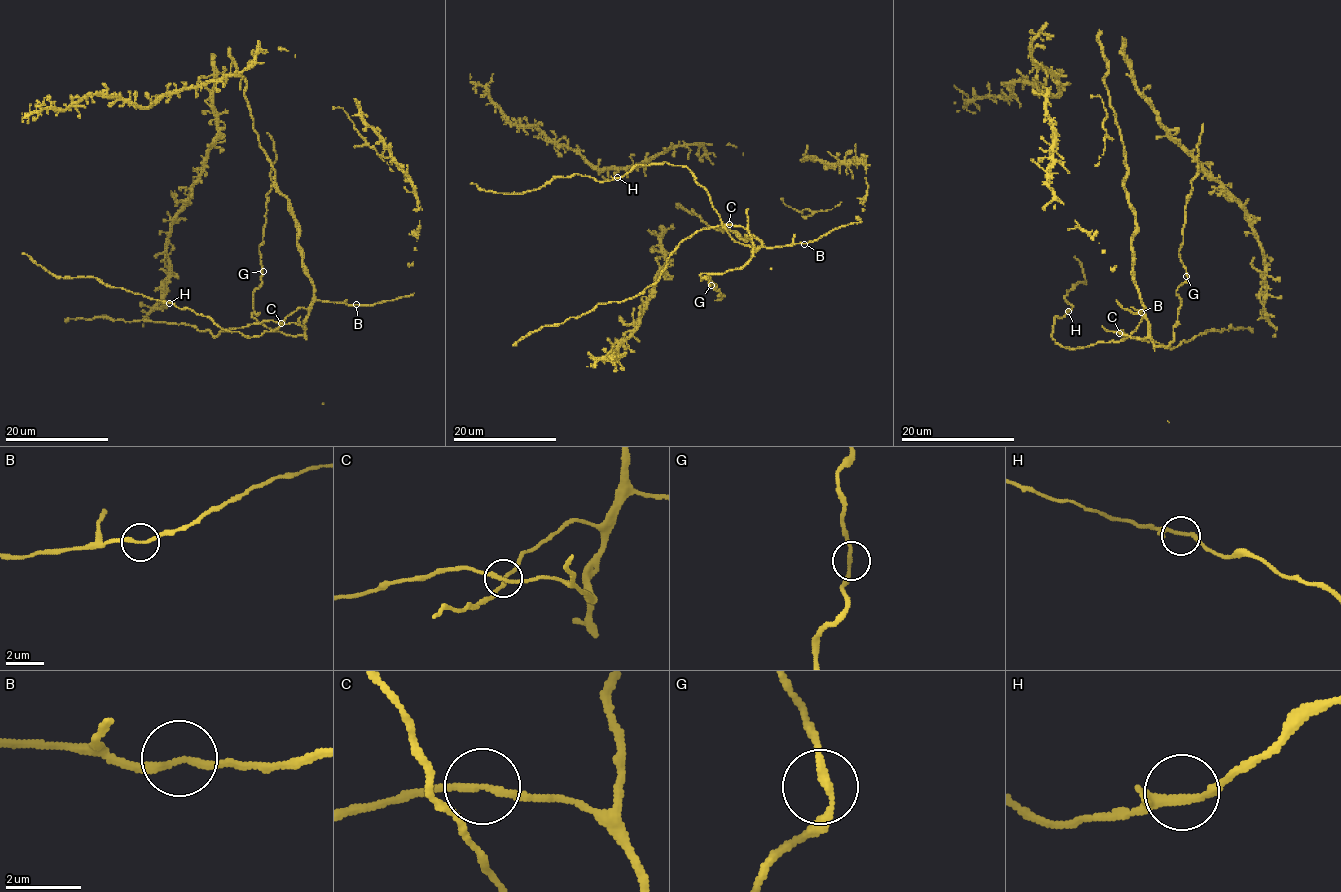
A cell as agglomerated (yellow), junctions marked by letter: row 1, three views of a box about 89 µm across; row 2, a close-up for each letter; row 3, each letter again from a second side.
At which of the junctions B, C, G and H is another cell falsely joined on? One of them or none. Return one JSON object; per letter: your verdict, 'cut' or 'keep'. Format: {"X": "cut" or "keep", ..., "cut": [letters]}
{"B": "keep", "C": "keep", "G": "keep", "H": "keep", "cut": []}

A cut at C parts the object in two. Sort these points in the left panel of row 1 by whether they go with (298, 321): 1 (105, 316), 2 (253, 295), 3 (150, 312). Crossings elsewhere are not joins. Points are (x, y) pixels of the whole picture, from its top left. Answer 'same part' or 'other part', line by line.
1: other part
2: same part
3: same part

